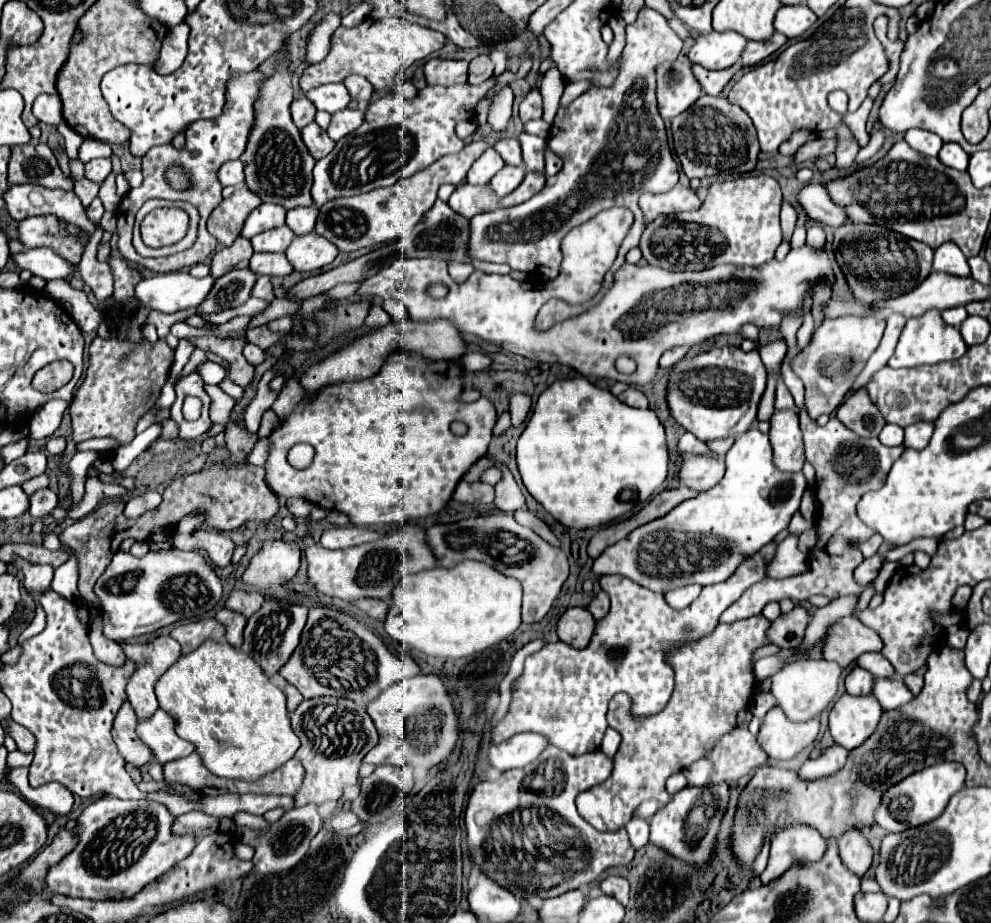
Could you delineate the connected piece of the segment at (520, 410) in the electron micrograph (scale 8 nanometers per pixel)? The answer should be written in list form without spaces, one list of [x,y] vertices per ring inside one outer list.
[[[514,394],[509,398],[508,407],[512,423],[520,423],[526,420],[526,414],[530,410],[530,398],[524,394]]]

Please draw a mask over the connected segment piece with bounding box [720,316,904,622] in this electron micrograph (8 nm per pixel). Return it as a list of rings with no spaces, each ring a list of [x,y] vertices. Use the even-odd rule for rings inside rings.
[[[786,316],[786,320],[782,320],[780,334],[788,342],[788,358],[782,364],[782,380],[788,386],[788,390],[792,392],[796,406],[802,410],[800,412],[800,430],[804,434],[806,460],[816,470],[816,502],[818,502],[816,532],[818,532],[818,538],[816,538],[814,548],[810,550],[808,572],[792,576],[792,578],[782,578],[782,580],[766,578],[766,580],[760,580],[758,584],[752,584],[742,594],[742,598],[738,598],[730,608],[726,608],[726,612],[720,616],[720,622],[734,622],[734,620],[758,616],[762,612],[762,608],[772,600],[776,600],[776,602],[780,602],[782,598],[808,600],[810,596],[816,596],[816,594],[832,596],[832,598],[840,598],[846,594],[860,594],[864,590],[864,586],[858,586],[852,576],[854,568],[864,560],[864,556],[858,550],[858,544],[868,540],[870,536],[874,536],[874,530],[866,528],[866,524],[862,524],[862,520],[856,514],[856,506],[858,506],[858,500],[866,492],[878,490],[886,482],[886,476],[888,476],[892,464],[904,452],[904,446],[888,448],[878,438],[860,438],[858,434],[850,432],[838,418],[830,418],[830,422],[826,426],[818,426],[814,420],[810,420],[806,416],[804,402],[802,402],[804,384],[790,370],[790,360],[798,354],[796,332],[800,326],[802,326],[800,316]]]

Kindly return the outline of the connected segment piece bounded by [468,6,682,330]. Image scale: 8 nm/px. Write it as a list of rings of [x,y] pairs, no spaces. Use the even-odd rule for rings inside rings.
[[[642,8],[636,22],[626,26],[626,46],[620,54],[620,70],[610,88],[596,88],[590,92],[580,94],[576,100],[572,100],[568,106],[560,106],[554,126],[552,126],[552,136],[548,136],[548,146],[564,160],[562,172],[556,176],[546,178],[546,186],[532,196],[530,200],[510,206],[510,208],[496,208],[494,212],[484,212],[478,214],[470,220],[472,226],[472,236],[468,244],[468,252],[472,258],[486,260],[486,262],[498,262],[498,264],[508,264],[512,270],[520,272],[538,272],[546,278],[556,278],[560,264],[562,264],[562,252],[560,252],[560,242],[562,238],[570,232],[570,228],[580,226],[582,222],[590,220],[594,214],[612,208],[612,206],[626,206],[634,212],[636,220],[632,226],[632,232],[622,242],[622,248],[616,258],[616,268],[610,268],[606,272],[606,280],[602,282],[601,290],[594,298],[586,304],[578,306],[569,305],[564,300],[551,299],[542,306],[536,318],[536,328],[538,330],[548,330],[550,326],[558,324],[560,320],[568,320],[590,307],[595,306],[604,296],[604,292],[612,284],[612,274],[624,264],[624,256],[628,254],[630,248],[638,246],[638,240],[644,232],[644,216],[638,206],[638,196],[642,192],[666,192],[678,184],[678,166],[672,158],[668,138],[666,138],[666,128],[664,122],[658,114],[656,108],[656,66],[662,64],[664,60],[676,60],[682,50],[682,40],[674,30],[668,26],[668,22],[662,22],[662,16],[652,10],[652,8]]]

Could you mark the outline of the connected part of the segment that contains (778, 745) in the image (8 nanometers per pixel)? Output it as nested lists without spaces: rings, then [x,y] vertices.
[[[772,708],[762,720],[758,732],[758,744],[762,750],[776,760],[790,760],[804,748],[812,746],[820,730],[820,718],[806,722],[792,722],[786,718],[782,708]]]

